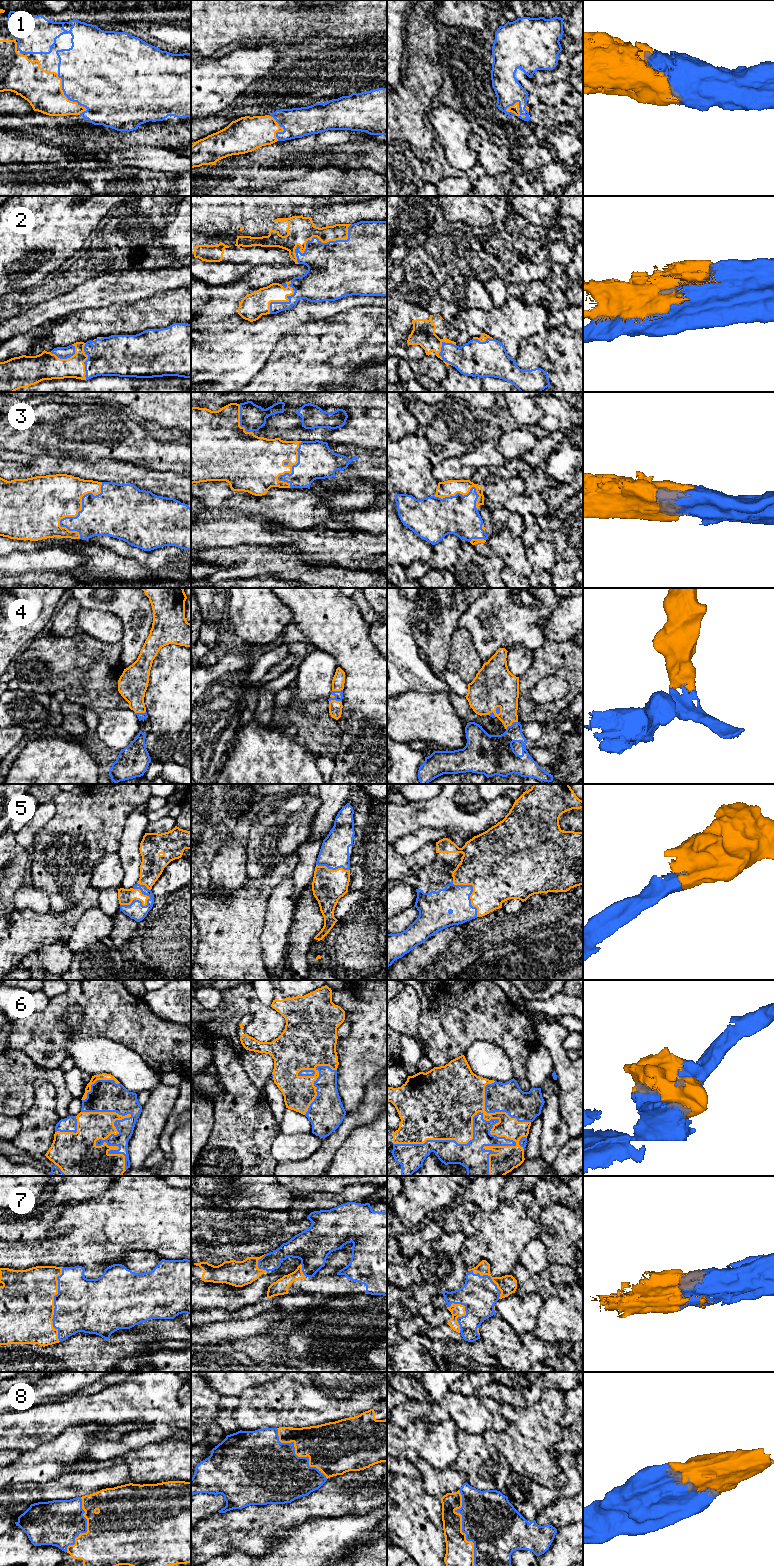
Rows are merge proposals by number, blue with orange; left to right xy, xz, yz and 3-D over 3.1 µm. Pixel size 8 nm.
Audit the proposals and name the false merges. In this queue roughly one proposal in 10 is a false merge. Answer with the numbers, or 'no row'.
no row

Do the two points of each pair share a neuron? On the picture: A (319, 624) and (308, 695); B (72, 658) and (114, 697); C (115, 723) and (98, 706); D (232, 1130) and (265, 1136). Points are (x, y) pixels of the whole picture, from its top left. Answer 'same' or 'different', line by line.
A: different
B: same
C: different
D: same

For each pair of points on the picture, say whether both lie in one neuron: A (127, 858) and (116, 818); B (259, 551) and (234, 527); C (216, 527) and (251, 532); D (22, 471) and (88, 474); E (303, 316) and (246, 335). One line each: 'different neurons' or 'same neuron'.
A: different neurons
B: different neurons
C: same neuron
D: same neuron
E: same neuron

